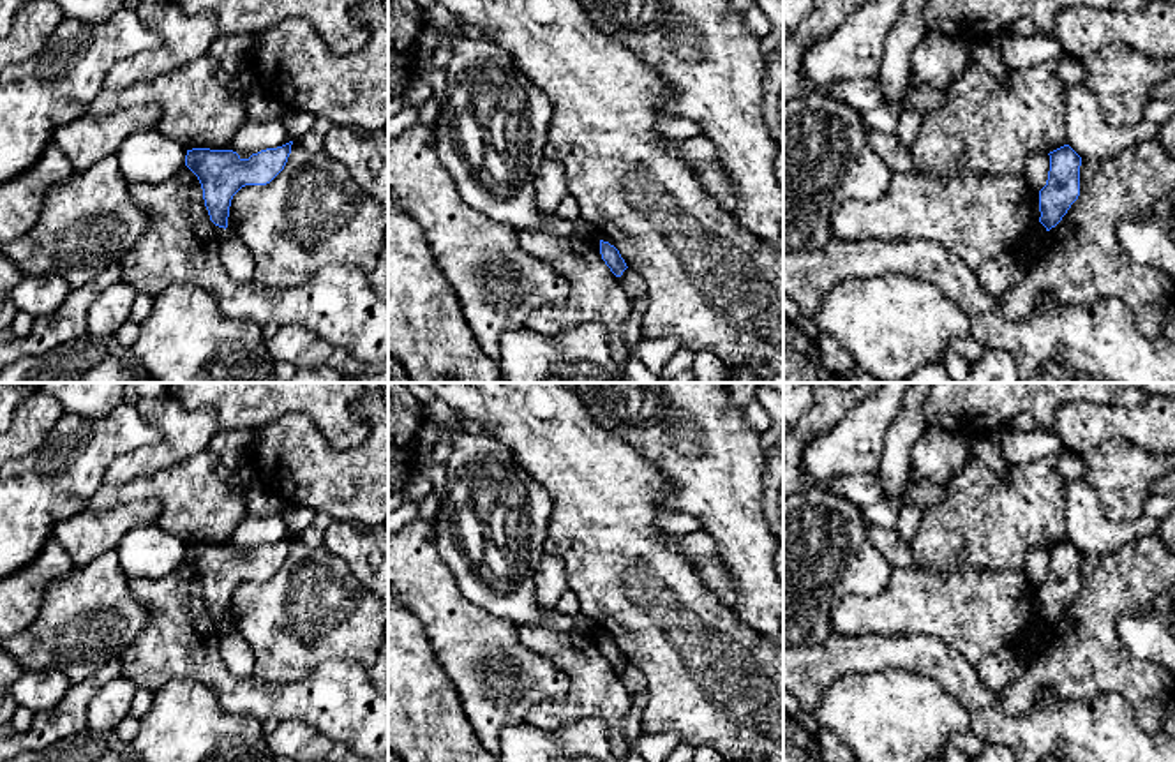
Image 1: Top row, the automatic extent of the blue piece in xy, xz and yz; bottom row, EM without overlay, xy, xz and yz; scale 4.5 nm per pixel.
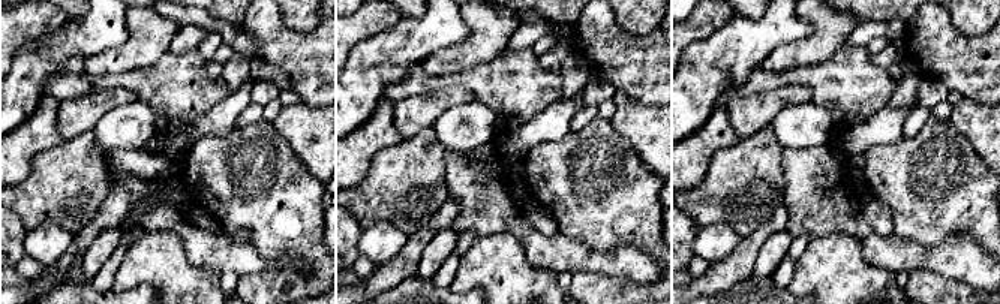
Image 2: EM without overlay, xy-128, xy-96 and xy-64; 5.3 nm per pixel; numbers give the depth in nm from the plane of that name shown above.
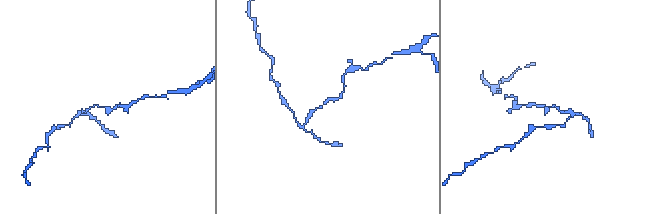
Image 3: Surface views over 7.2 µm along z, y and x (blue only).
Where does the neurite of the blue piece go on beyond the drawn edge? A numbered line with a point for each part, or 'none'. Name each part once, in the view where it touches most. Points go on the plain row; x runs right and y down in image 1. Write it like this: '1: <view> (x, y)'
none

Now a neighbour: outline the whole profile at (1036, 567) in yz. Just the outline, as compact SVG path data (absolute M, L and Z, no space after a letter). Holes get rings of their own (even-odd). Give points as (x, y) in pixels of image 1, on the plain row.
M1032 549L1027 556L1023 572L1034 586L1041 586L1046 580L1050 566L1050 550L1048 549Z

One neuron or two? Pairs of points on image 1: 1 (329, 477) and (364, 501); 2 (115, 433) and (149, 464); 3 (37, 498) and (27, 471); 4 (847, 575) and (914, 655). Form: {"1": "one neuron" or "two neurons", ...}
{"1": "one neuron", "2": "two neurons", "3": "one neuron", "4": "two neurons"}

